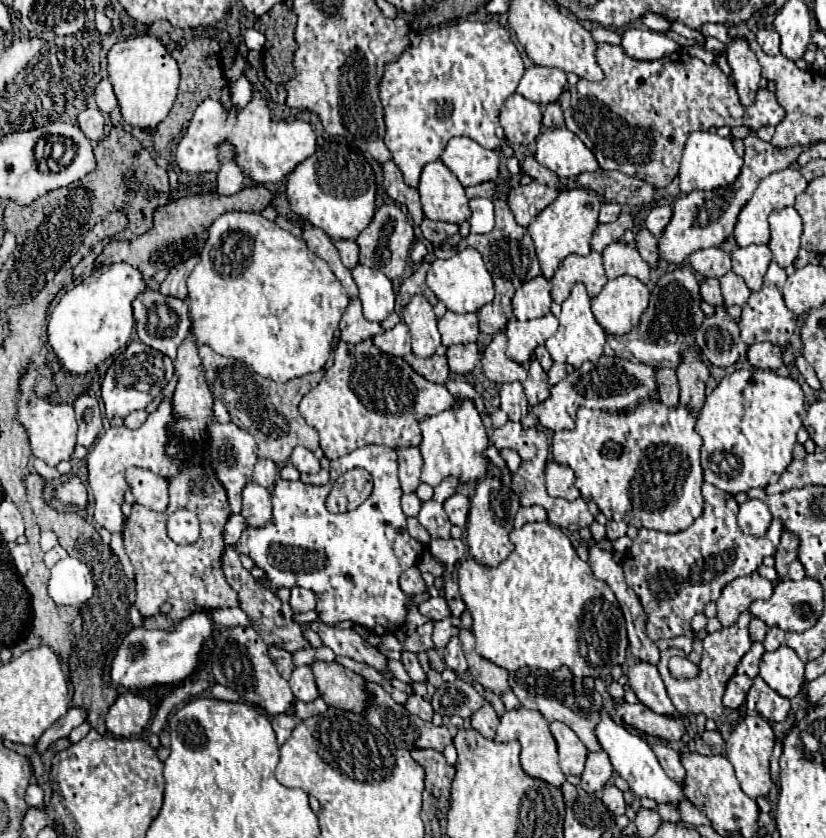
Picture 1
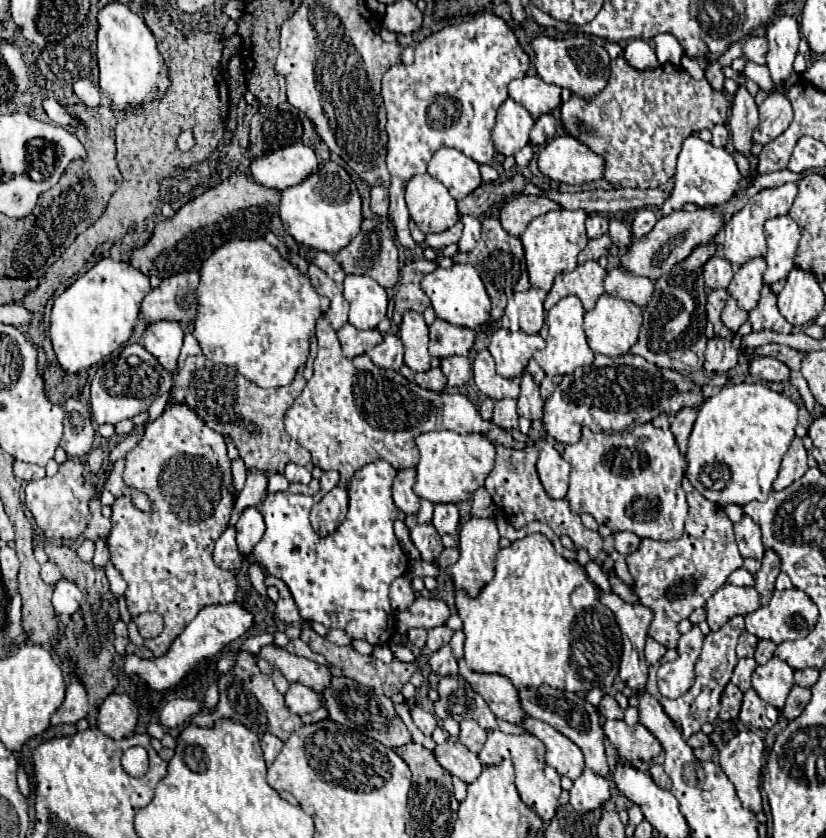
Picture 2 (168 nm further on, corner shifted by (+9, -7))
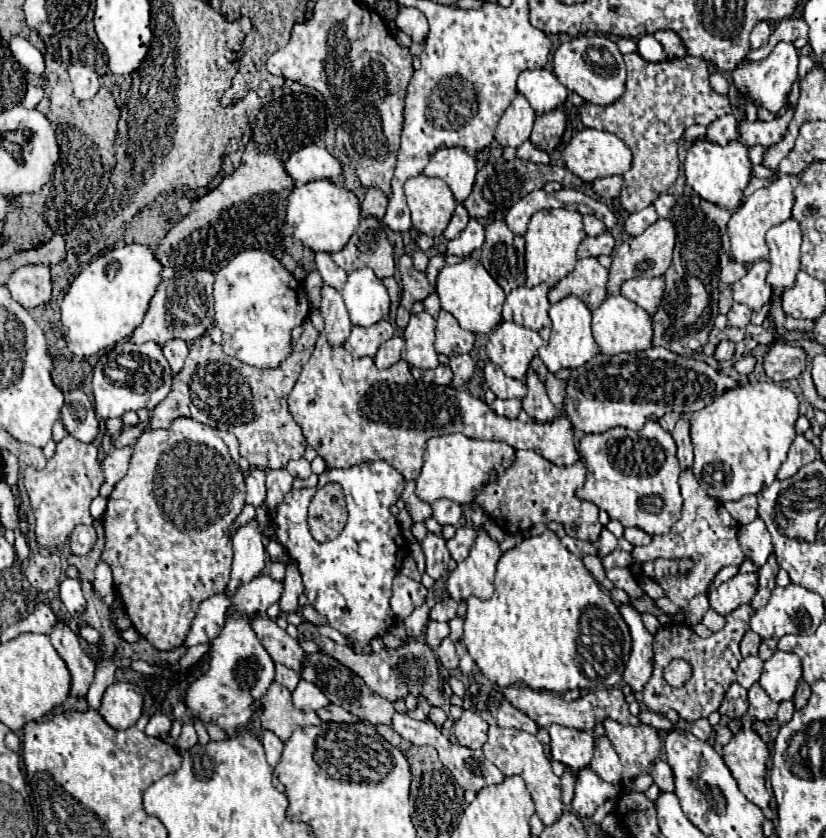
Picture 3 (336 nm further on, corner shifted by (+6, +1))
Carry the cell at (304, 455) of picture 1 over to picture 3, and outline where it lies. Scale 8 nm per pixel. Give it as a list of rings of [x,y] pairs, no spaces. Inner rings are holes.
[[[302,457],[298,461],[290,461],[288,463],[288,471],[292,477],[298,477],[298,479],[306,479],[312,475],[312,469],[310,469],[310,463]]]

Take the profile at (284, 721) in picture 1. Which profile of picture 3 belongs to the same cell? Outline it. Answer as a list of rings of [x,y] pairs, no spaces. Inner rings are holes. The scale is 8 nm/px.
[[[264,731],[264,733],[262,733],[262,745],[264,745],[264,751],[266,751],[266,759],[268,759],[268,763],[274,767],[274,765],[280,761],[284,743],[282,743],[274,733]]]

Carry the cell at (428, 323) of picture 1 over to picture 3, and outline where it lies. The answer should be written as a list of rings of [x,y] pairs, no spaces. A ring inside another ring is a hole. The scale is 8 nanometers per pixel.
[[[426,311],[416,313],[410,317],[408,327],[404,329],[406,339],[406,353],[404,361],[418,369],[436,369],[438,355],[434,351],[434,327],[436,321]]]

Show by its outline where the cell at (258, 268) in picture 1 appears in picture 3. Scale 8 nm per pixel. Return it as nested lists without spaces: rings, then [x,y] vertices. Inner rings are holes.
[[[262,249],[236,253],[214,277],[214,325],[222,331],[224,353],[252,367],[276,369],[292,351],[292,329],[310,313],[302,283]]]

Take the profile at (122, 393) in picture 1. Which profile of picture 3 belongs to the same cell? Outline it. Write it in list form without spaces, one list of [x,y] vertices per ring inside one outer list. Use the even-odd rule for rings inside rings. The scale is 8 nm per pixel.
[[[146,341],[142,345],[136,343],[122,343],[120,349],[108,351],[104,357],[98,359],[94,367],[94,407],[96,415],[102,419],[108,417],[122,417],[126,411],[138,411],[142,407],[154,409],[168,393],[172,385],[172,369],[162,355],[162,349],[154,341]]]

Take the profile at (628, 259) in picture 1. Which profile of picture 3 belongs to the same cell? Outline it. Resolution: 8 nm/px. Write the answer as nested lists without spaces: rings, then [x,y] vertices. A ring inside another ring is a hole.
[[[640,277],[640,279],[628,279],[626,283],[622,283],[620,293],[652,315],[662,299],[662,289],[664,289],[662,277],[652,277],[652,279]]]

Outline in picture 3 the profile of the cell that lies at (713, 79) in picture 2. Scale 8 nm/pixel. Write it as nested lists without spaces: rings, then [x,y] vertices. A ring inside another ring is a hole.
[[[716,71],[716,73],[712,73],[710,75],[710,85],[712,85],[712,89],[716,91],[716,93],[722,93],[722,95],[726,95],[728,93],[728,79],[720,73],[720,71]]]

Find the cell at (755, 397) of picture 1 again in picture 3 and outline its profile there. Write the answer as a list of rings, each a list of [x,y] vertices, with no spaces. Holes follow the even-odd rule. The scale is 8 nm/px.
[[[758,381],[738,385],[728,389],[718,399],[714,399],[708,407],[690,415],[690,435],[694,445],[694,465],[692,471],[702,485],[702,489],[714,497],[716,501],[738,501],[744,495],[756,495],[764,487],[768,487],[786,459],[788,447],[796,437],[794,423],[798,419],[798,399],[796,395],[772,381]]]

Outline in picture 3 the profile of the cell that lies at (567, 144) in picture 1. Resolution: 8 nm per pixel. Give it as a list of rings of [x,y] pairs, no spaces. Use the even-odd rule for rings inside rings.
[[[584,129],[578,131],[562,149],[560,159],[564,161],[564,165],[582,181],[590,183],[598,177],[610,177],[610,175],[622,175],[626,169],[630,169],[632,163],[632,153],[630,149],[624,145],[622,139],[618,139],[612,133],[606,131],[598,131],[598,129]]]

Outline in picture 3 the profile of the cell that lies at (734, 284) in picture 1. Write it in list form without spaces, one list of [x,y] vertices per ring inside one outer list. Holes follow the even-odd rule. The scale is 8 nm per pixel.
[[[734,303],[728,313],[728,325],[730,327],[746,327],[750,323],[750,315],[752,315],[752,311],[746,305]]]

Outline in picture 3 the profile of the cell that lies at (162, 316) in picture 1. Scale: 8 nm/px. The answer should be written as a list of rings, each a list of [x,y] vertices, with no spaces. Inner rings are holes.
[[[168,341],[166,345],[162,345],[162,351],[164,351],[164,357],[168,359],[172,371],[178,373],[188,355],[188,345],[184,341]]]

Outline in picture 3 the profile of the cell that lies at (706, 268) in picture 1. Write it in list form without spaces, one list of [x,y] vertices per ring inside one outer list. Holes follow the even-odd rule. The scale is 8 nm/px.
[[[728,261],[728,263],[722,267],[722,271],[720,271],[720,281],[722,281],[724,285],[732,285],[732,283],[738,281],[740,277],[744,277],[744,273],[746,273],[746,267],[744,267],[742,263],[738,263],[738,261]]]

